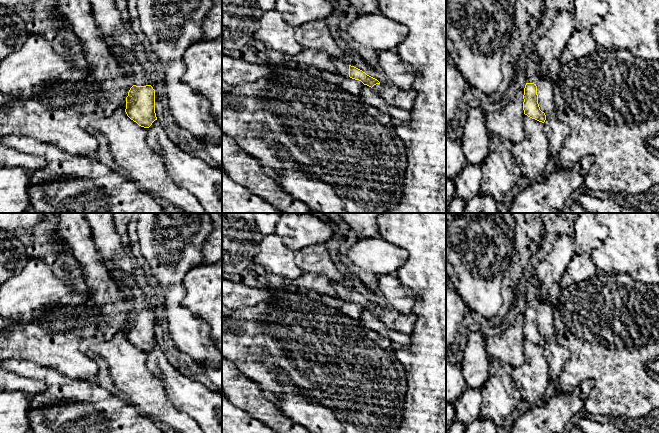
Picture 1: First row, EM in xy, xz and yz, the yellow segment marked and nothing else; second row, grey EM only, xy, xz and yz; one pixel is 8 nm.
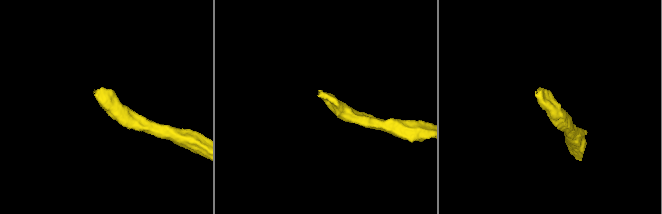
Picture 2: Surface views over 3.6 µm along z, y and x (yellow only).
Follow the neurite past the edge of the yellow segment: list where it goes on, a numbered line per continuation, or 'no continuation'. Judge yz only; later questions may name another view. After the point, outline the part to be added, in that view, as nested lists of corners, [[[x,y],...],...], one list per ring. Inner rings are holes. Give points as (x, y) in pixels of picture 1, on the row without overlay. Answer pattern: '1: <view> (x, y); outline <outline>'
1: yz (533, 295); outline [[[529,279],[527,285],[526,307],[536,308],[540,303],[540,292],[538,290],[537,280]]]

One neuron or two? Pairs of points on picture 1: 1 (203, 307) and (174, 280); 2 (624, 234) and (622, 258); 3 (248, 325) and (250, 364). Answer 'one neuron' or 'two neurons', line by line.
1: two neurons
2: one neuron
3: one neuron

